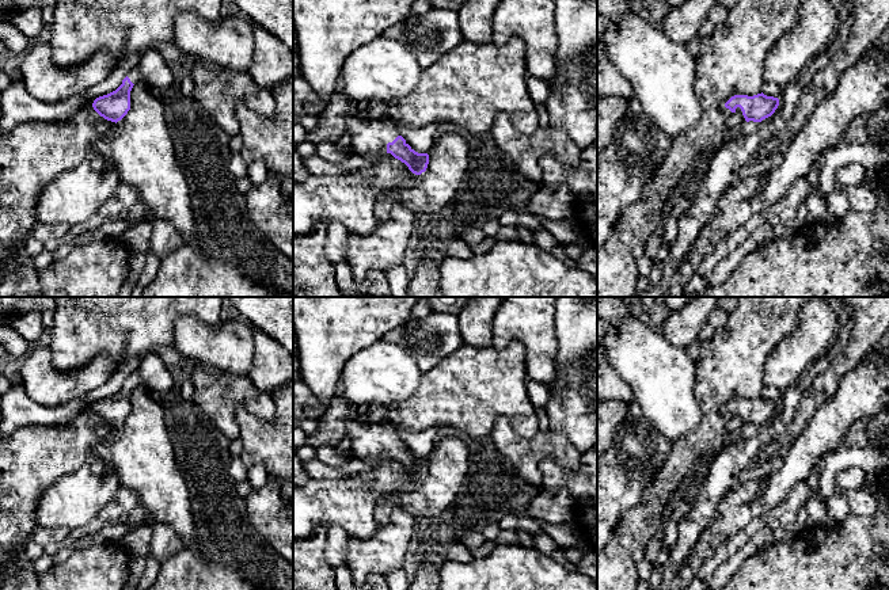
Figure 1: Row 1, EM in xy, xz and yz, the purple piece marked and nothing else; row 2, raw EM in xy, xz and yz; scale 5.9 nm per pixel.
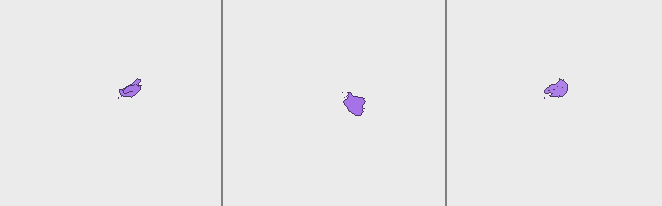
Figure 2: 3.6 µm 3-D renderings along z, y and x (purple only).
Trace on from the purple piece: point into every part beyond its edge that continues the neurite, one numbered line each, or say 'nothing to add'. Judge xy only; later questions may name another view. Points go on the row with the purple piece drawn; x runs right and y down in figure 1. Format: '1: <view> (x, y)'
1: xy (152, 69)

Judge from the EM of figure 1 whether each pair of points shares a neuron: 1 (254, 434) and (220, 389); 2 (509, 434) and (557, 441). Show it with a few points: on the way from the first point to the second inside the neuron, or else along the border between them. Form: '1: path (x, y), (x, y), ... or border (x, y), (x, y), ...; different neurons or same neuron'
1: border (234, 414), (239, 407), (244, 407), (266, 422); different neurons
2: path (521, 444), (544, 444); same neuron

